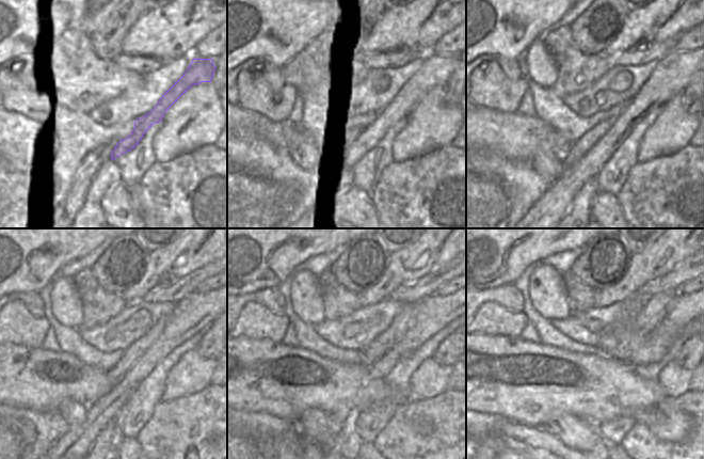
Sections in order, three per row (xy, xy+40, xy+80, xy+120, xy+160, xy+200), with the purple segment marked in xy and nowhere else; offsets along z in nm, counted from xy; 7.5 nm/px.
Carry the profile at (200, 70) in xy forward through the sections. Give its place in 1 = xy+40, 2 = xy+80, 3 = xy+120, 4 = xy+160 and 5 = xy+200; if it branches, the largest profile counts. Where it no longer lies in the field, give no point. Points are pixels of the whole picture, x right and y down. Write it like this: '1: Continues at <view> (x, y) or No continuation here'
1: Continues at xy+40 (435, 70)
2: Continues at xy+80 (671, 75)
3: Continues at xy+120 (193, 314)
4: Continues at xy+160 (435, 312)
5: Continues at xy+200 (683, 310).

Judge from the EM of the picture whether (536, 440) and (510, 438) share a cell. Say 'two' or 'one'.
one

